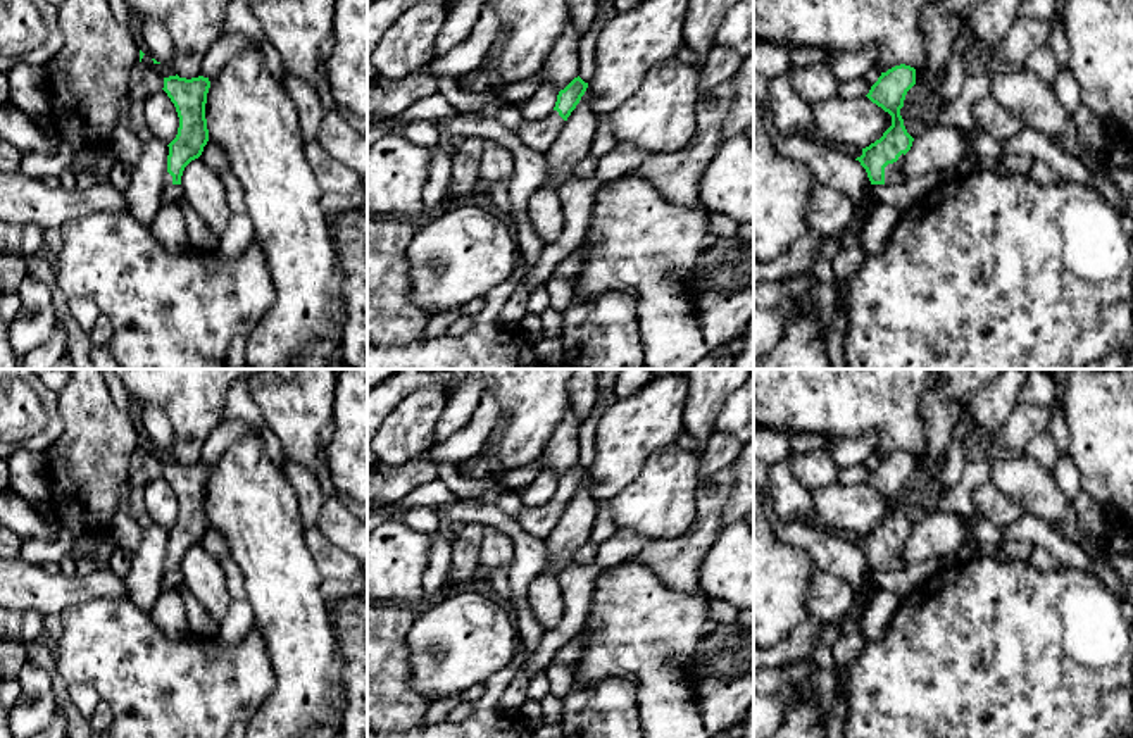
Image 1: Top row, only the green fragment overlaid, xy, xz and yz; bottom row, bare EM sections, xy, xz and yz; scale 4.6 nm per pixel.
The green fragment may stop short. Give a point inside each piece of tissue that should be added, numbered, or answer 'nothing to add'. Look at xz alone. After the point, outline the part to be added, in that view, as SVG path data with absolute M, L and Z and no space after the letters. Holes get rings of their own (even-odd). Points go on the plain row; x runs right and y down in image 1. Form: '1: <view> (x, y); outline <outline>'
1: xz (538, 521); outline M552 497L541 507L523 507L516 521L531 536L547 540L560 521L564 510L566 507L559 498Z

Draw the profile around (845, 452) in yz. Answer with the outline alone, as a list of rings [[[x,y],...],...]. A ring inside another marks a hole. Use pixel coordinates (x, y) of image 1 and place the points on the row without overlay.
[[[795,433],[790,436],[792,452],[826,450],[838,469],[862,464],[878,445],[876,435],[859,438],[838,438],[829,443],[824,436],[814,433]]]

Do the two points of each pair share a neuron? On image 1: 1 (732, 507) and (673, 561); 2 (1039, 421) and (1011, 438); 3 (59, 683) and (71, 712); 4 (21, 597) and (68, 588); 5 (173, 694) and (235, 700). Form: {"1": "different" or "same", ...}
{"1": "different", "2": "same", "3": "same", "4": "same", "5": "same"}

